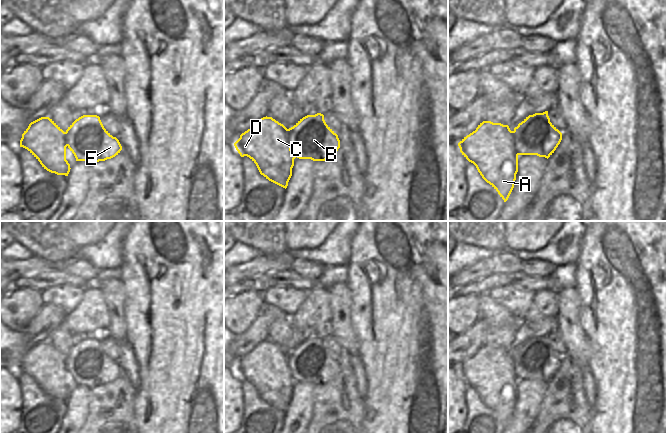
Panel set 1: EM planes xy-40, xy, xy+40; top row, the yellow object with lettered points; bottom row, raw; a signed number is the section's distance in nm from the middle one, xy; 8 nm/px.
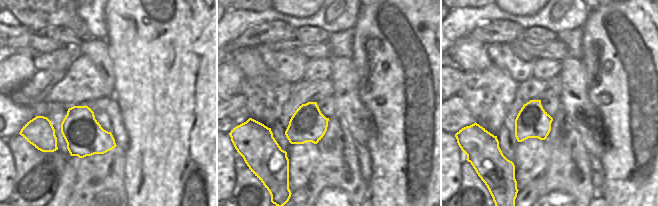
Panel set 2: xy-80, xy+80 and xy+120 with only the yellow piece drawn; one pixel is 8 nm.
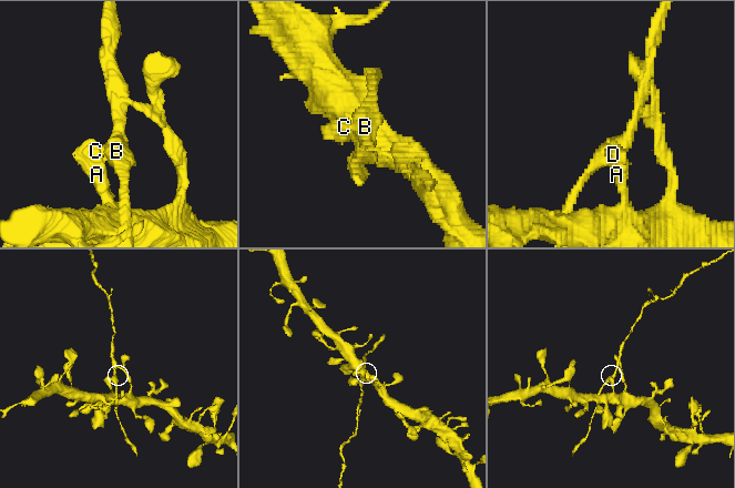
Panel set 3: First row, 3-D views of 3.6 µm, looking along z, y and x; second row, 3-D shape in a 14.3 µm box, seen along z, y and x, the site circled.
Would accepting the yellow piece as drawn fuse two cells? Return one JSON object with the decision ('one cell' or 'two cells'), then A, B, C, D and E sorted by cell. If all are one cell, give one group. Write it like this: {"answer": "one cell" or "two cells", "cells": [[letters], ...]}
{"answer": "two cells", "cells": [["A", "C", "D"], ["B", "E"]]}

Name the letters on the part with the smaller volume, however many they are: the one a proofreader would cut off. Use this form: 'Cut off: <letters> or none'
Cut off: B, E

